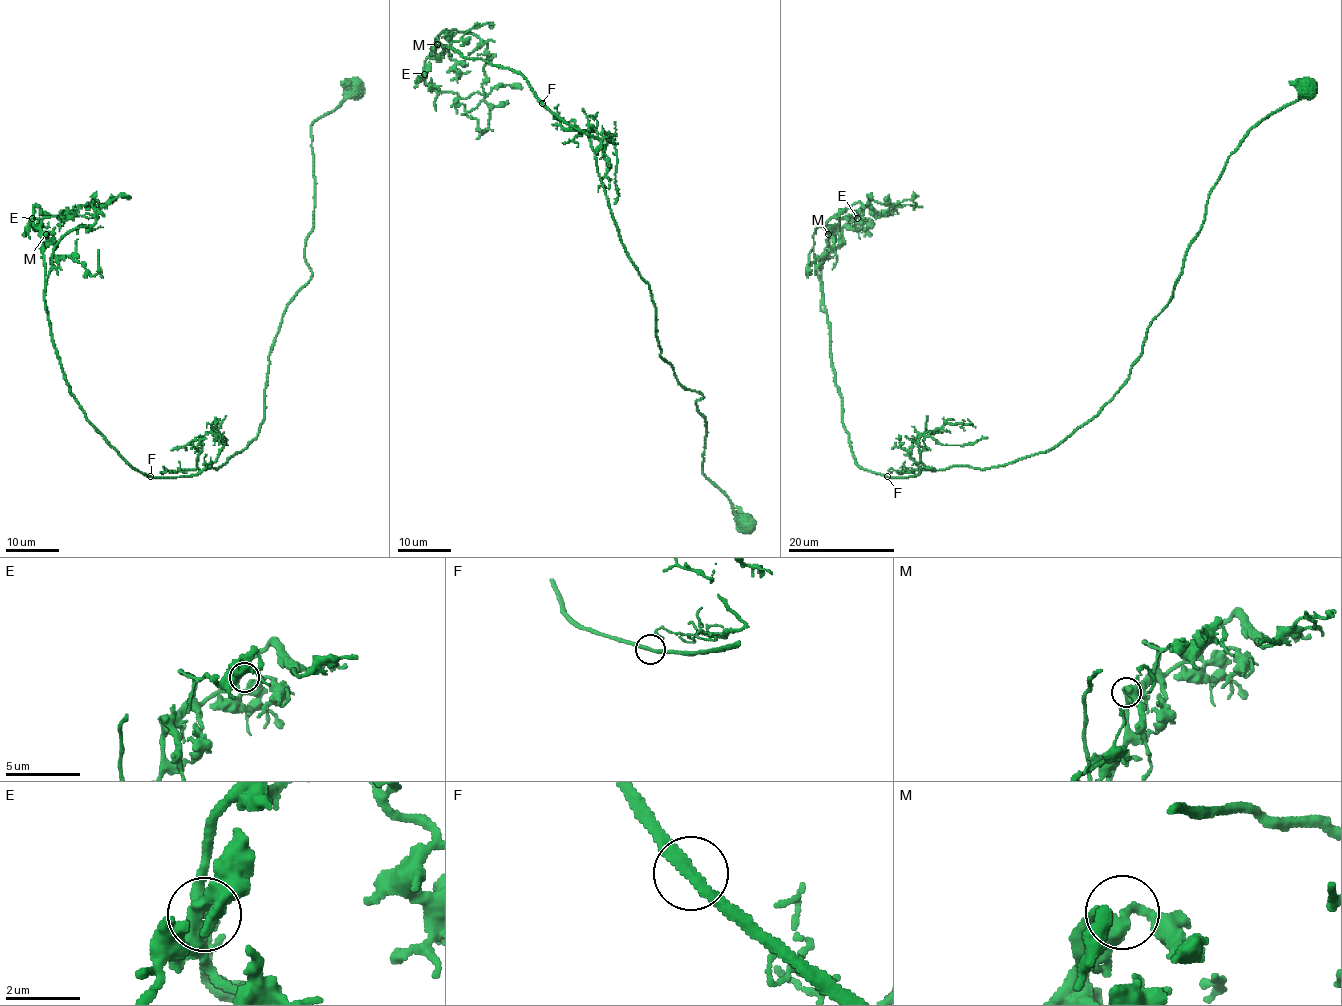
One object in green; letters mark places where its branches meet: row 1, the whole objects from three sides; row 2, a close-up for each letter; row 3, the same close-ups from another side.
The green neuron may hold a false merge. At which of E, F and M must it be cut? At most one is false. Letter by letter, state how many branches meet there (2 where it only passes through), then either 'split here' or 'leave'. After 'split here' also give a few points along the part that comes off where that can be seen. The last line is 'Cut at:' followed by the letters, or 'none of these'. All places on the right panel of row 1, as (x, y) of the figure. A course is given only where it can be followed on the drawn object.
E: 3 branches meet; leave
F: 2 branches meet; leave
M: 2 branches meet; leave
Cut at: none of these

